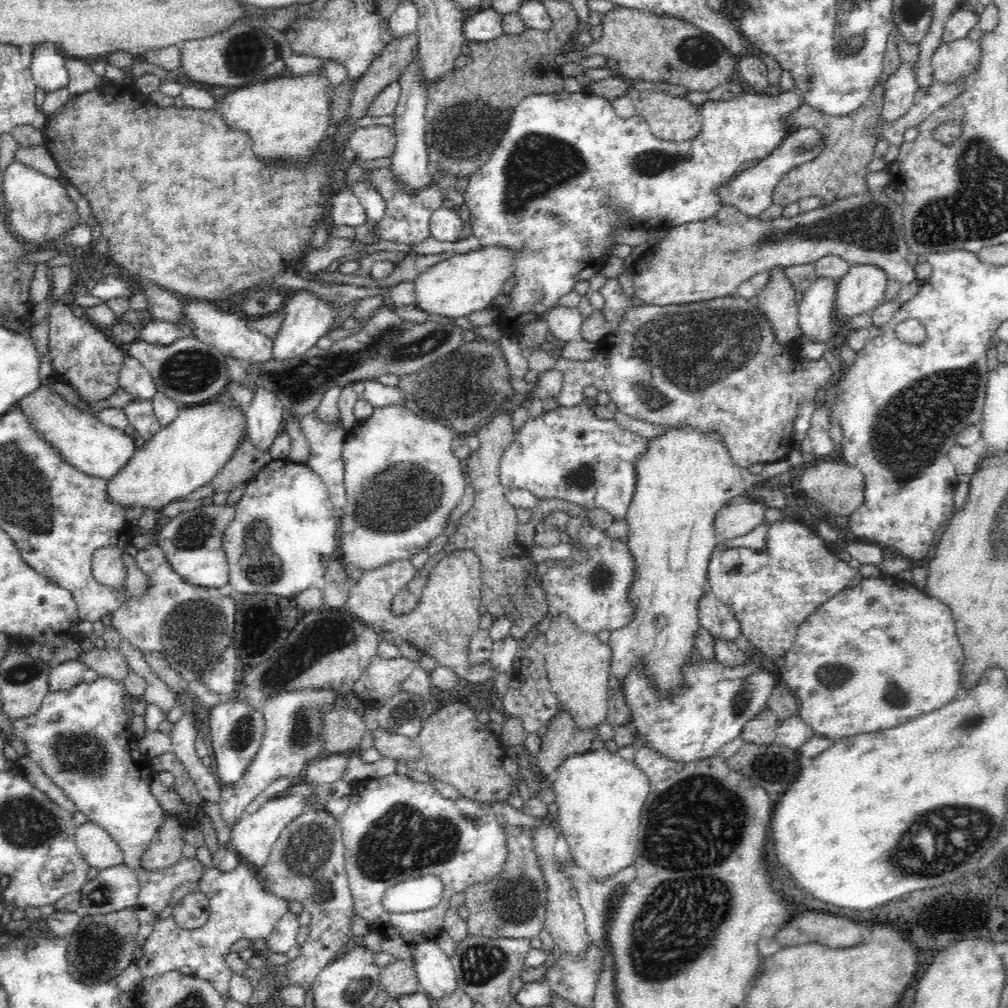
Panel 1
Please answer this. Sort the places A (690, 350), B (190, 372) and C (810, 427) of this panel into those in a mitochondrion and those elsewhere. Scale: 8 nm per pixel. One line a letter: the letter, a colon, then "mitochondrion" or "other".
A: mitochondrion
B: mitochondrion
C: other

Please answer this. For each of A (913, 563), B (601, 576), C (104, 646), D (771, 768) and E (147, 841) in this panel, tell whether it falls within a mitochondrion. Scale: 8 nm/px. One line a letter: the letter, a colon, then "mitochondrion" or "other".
A: other
B: mitochondrion
C: other
D: mitochondrion
E: other

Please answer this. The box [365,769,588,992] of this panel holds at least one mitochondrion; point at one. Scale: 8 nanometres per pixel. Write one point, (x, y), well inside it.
(515, 901)

